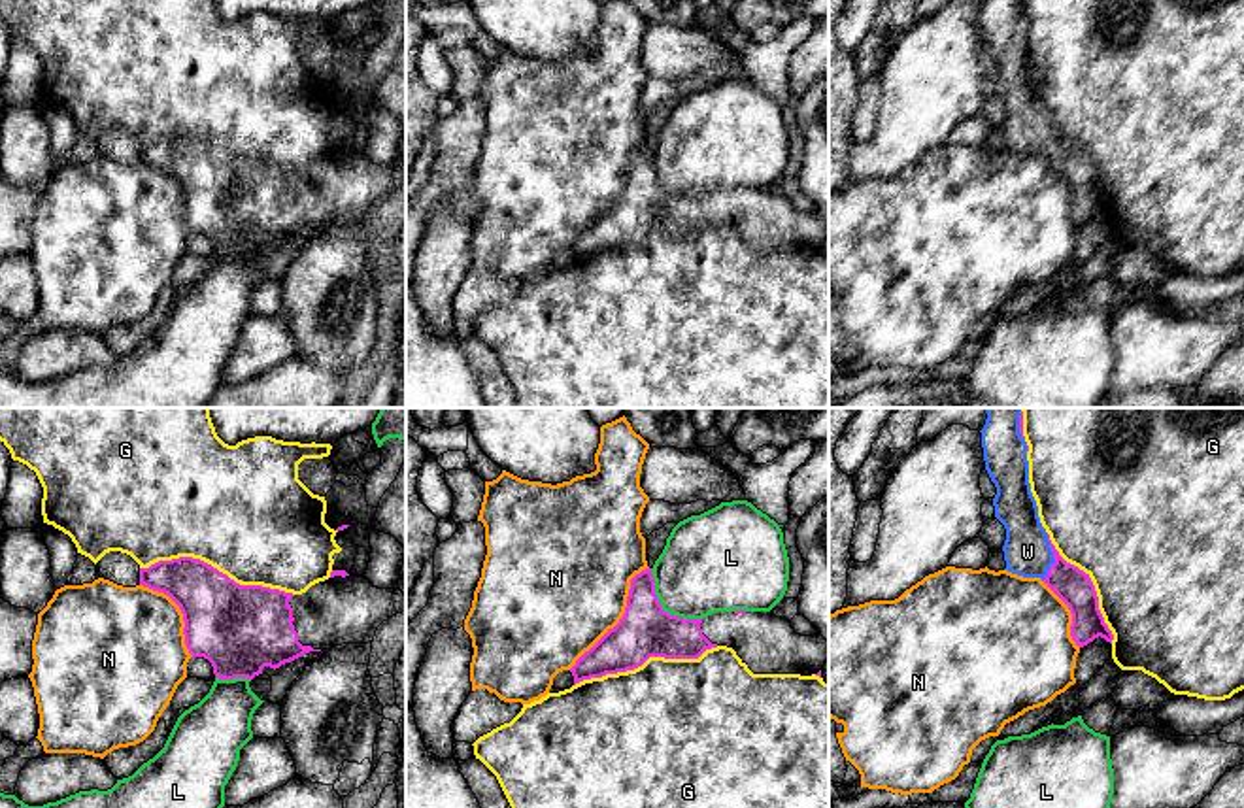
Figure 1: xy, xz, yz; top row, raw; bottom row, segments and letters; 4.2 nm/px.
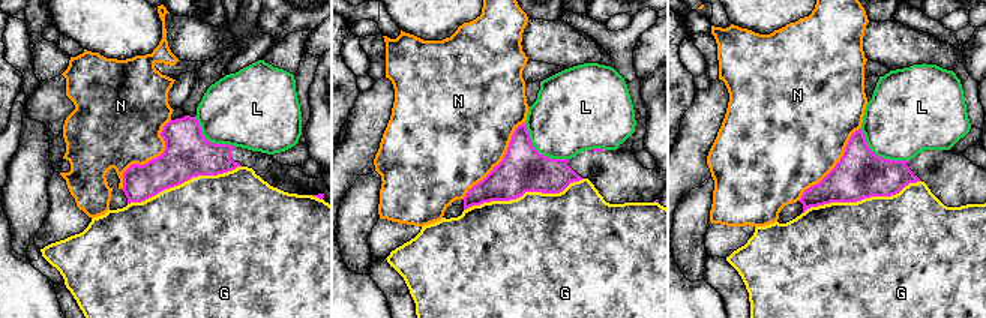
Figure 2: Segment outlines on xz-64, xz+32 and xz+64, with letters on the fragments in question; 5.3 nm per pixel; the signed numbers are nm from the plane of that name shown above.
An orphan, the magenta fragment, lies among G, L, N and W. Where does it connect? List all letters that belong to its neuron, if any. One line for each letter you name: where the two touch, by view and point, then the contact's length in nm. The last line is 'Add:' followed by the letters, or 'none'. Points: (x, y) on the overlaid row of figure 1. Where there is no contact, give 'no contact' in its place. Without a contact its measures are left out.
W: contact yz (1054, 557); length 200 nm
Add: W

